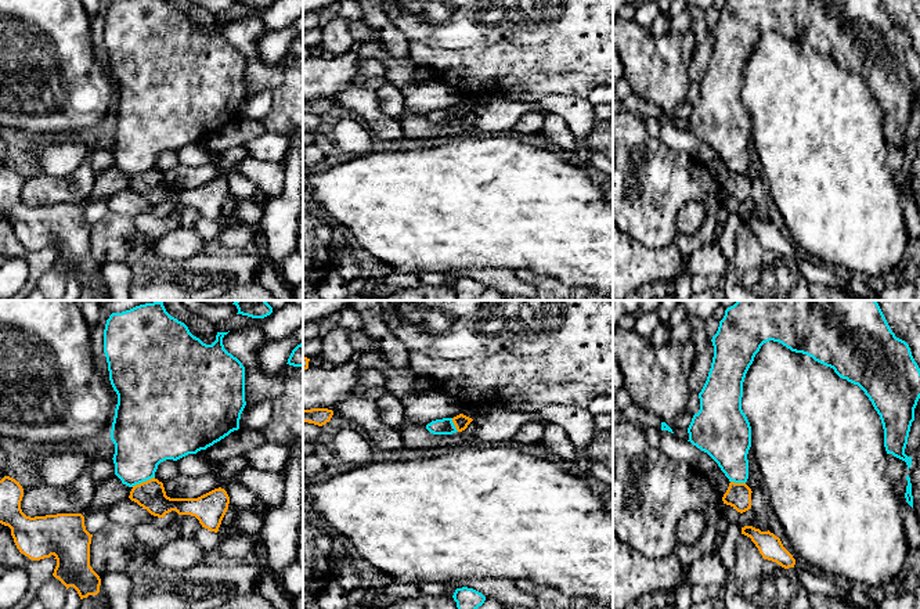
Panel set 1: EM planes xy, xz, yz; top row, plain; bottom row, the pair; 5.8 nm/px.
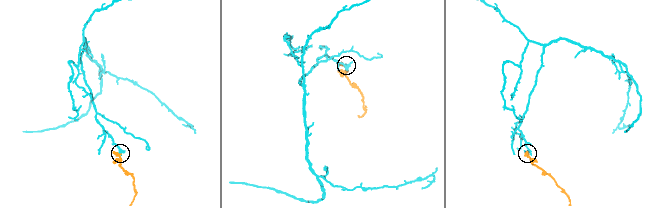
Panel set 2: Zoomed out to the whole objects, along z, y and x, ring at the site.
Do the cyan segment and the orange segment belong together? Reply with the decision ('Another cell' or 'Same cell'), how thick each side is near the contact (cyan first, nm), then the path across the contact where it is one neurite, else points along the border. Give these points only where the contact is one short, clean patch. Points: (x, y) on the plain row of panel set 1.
Another cell. Thickness 340 nm (cyan) against 170 nm. Boundary: xy (154, 166), (132, 176)

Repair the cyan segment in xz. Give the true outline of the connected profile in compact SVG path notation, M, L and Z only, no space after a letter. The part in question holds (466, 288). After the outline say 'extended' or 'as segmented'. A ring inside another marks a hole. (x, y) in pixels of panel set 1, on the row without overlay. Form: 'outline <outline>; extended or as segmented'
outline M468 277L457 278L452 288L458 300L476 300L486 291L481 282Z; as segmented

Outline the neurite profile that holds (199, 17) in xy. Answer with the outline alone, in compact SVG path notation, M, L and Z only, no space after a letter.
M166 0L172 7L184 12L190 22L199 28L203 33L212 35L216 30L216 15L209 12L205 7L196 6L190 0Z

